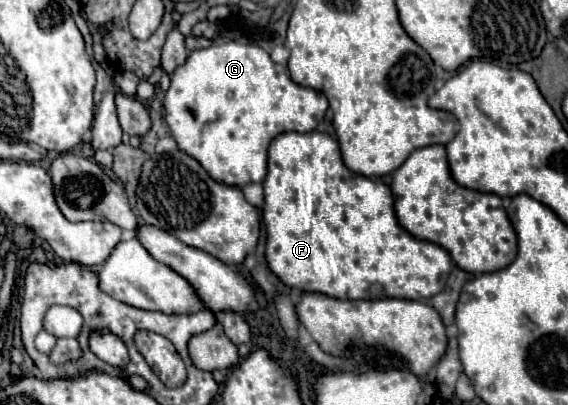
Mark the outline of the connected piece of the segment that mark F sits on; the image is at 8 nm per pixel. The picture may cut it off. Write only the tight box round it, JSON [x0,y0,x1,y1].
[262,134,452,300]

